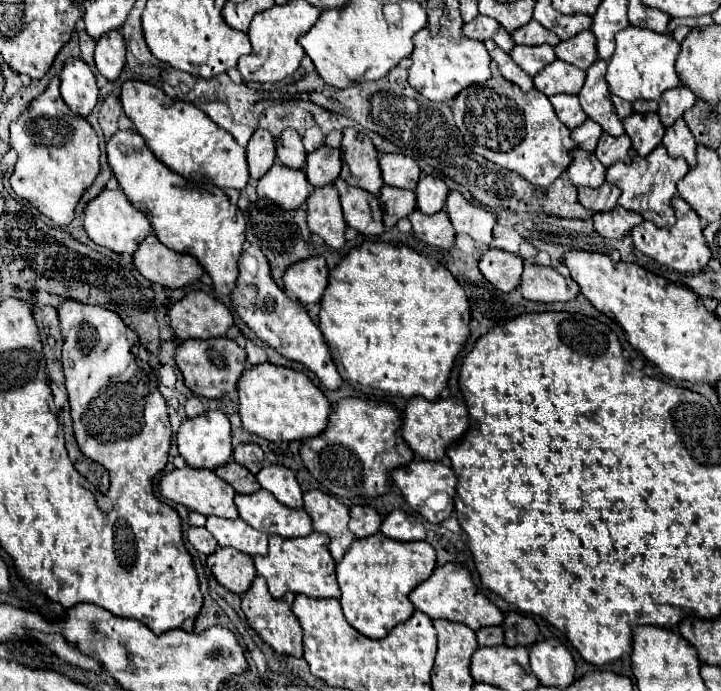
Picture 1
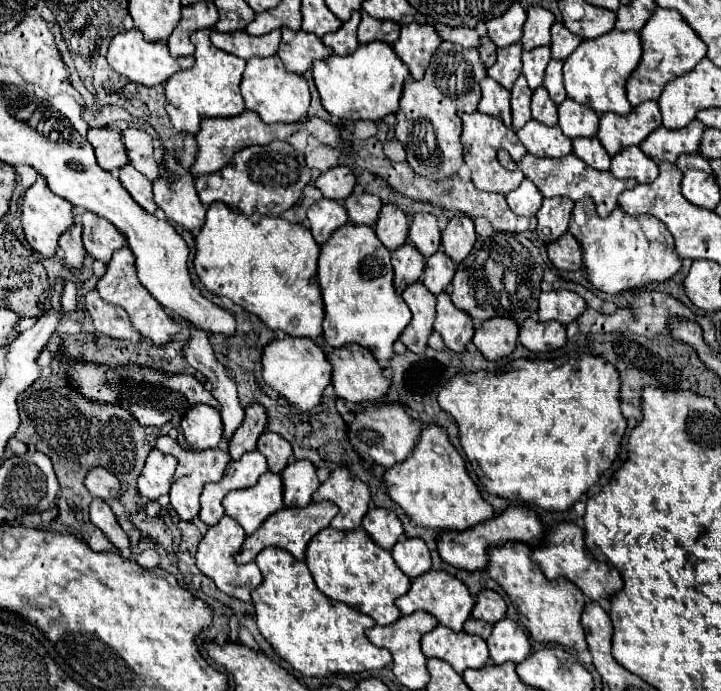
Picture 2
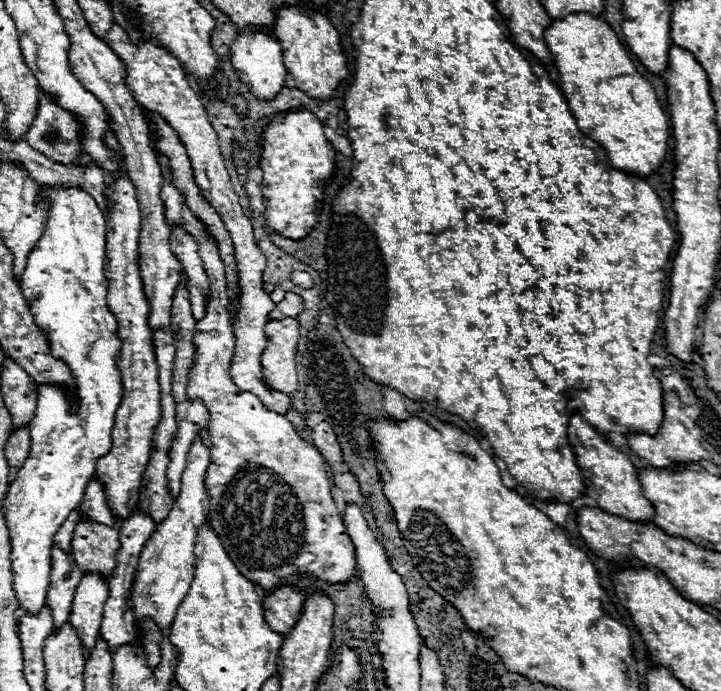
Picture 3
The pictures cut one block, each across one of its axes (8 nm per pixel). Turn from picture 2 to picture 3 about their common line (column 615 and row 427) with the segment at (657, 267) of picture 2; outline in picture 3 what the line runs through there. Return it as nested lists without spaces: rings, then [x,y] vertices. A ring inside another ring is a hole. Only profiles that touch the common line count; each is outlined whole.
[[[164,156],[158,158],[162,172],[164,172],[164,208],[166,208],[166,220],[168,224],[184,224],[184,228],[196,238],[200,244],[200,258],[204,262],[204,270],[210,280],[210,294],[208,294],[208,312],[204,320],[196,324],[196,334],[193,339],[196,346],[194,366],[188,380],[188,398],[200,400],[208,412],[210,412],[210,470],[206,472],[206,490],[210,496],[210,524],[220,536],[224,548],[228,550],[228,556],[232,556],[232,562],[250,582],[262,582],[272,584],[272,578],[286,580],[288,576],[302,574],[312,576],[318,582],[328,584],[346,584],[356,574],[356,550],[352,540],[346,534],[346,526],[342,518],[338,516],[336,504],[330,494],[330,478],[326,472],[326,462],[320,456],[320,452],[302,440],[294,426],[282,416],[266,406],[250,394],[250,392],[236,392],[236,384],[230,378],[230,360],[234,354],[234,334],[232,324],[226,312],[228,306],[228,294],[226,294],[226,274],[224,264],[218,256],[218,250],[214,246],[212,236],[206,232],[204,224],[190,212],[186,206],[184,196],[172,186],[170,172],[168,172],[168,160]],[[302,560],[308,560],[308,564],[300,564]]]

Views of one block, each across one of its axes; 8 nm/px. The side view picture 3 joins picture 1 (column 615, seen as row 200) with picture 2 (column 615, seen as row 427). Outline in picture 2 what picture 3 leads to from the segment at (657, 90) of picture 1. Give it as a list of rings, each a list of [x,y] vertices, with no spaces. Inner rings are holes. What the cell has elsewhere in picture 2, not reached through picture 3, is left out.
[[[612,30],[594,40],[582,40],[580,46],[564,60],[564,88],[568,98],[590,106],[598,114],[628,114],[632,104],[626,98],[626,80],[638,66],[640,56],[642,46],[638,32]]]

